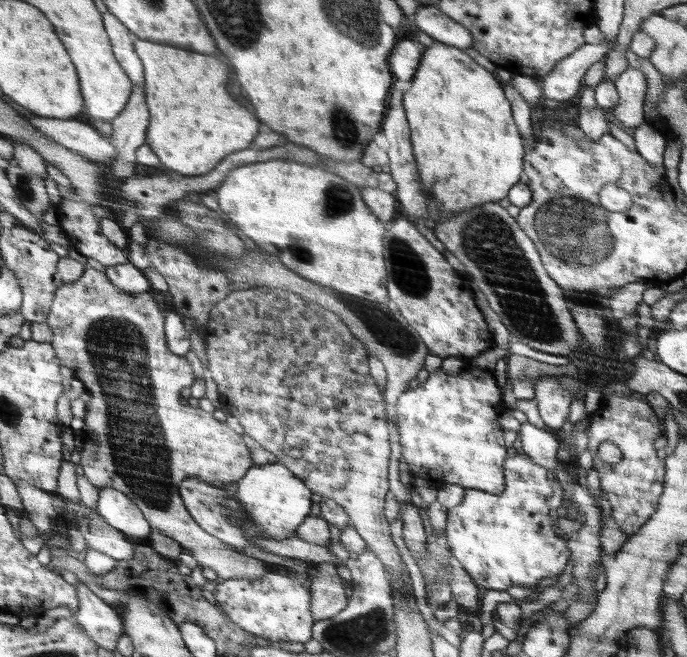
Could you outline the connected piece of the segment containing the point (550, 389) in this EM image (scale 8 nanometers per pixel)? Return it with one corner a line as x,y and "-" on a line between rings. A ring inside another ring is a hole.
543,376
535,384
536,406
544,427
557,431
568,418
576,388
562,388
554,376

